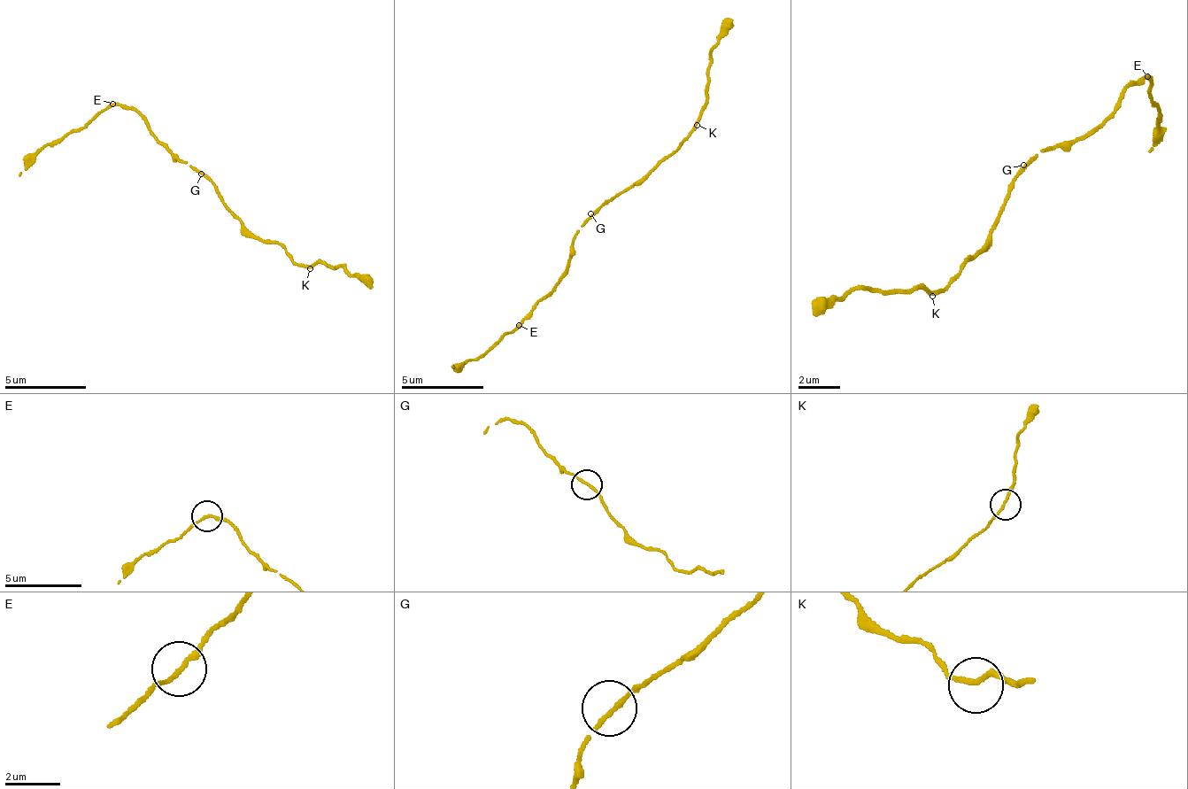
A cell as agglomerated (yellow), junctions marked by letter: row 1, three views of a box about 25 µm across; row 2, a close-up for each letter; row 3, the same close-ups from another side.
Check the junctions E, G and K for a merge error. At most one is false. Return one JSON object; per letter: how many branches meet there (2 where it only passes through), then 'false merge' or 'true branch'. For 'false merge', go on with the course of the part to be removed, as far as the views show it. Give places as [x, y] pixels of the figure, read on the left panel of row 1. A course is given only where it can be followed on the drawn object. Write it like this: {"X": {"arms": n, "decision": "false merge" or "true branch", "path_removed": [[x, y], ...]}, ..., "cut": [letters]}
{"E": {"arms": 2, "decision": "true branch"}, "G": {"arms": 2, "decision": "true branch"}, "K": {"arms": 2, "decision": "true branch"}, "cut": []}

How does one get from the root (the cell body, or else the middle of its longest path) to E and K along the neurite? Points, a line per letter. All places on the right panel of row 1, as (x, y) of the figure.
E: (1024, 171), (1031, 158), (1049, 151), (1052, 145), (1073, 144), (1097, 132), (1129, 84), (1142, 82), (1149, 75)
K: (1024, 171), (1012, 183), (1005, 212), (983, 249), (968, 257), (957, 275), (932, 296)

